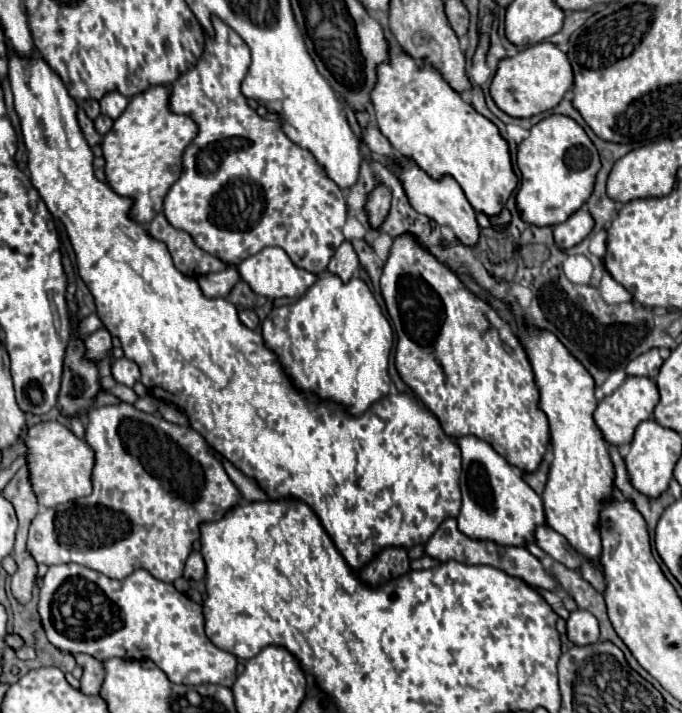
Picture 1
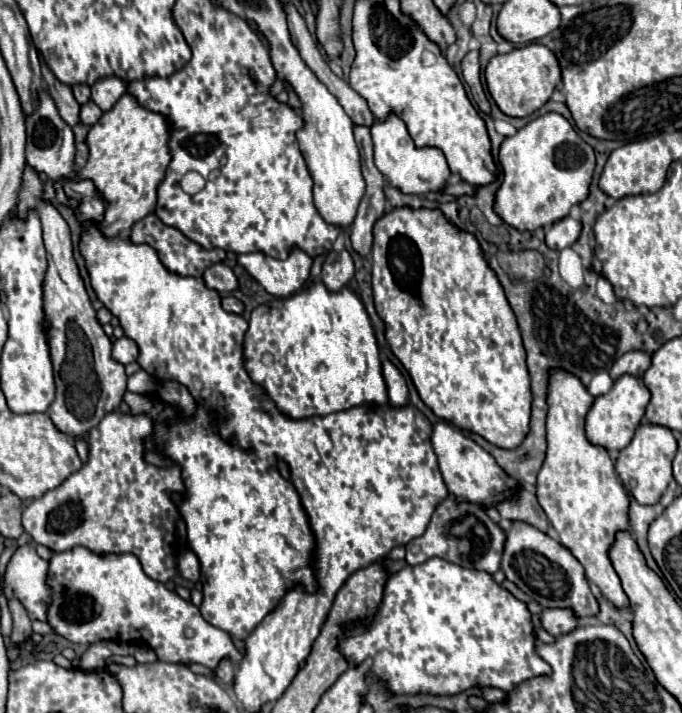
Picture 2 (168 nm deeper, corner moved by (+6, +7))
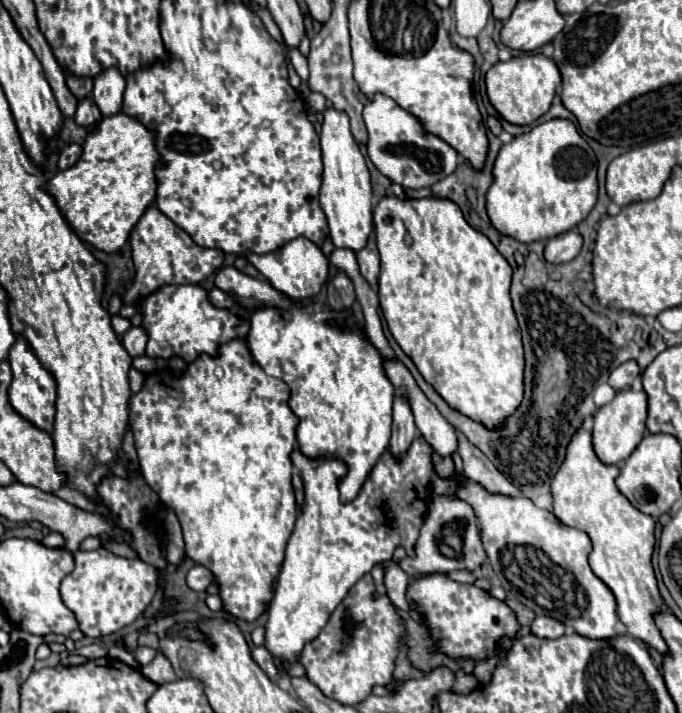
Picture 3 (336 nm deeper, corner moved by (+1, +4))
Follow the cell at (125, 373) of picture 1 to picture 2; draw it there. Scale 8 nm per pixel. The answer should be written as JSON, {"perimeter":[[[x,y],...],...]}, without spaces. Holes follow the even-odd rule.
{"perimeter":[[[122,336],[114,342],[114,350],[112,350],[112,356],[120,362],[120,364],[130,364],[138,358],[138,346],[136,342],[132,342],[132,338],[128,336]]]}

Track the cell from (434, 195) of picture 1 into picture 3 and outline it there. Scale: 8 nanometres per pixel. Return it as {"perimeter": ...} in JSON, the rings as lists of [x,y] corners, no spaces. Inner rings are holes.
{"perimeter":[[[379,93],[373,101],[365,105],[363,119],[369,131],[367,155],[373,165],[393,183],[399,183],[405,189],[423,189],[455,171],[459,163],[457,151],[439,137],[425,133],[417,117],[401,109],[391,97]]]}

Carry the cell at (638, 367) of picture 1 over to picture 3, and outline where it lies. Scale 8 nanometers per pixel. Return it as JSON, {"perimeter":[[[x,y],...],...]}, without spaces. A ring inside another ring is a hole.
{"perimeter":[[[627,361],[627,363],[619,365],[619,367],[611,373],[609,385],[611,385],[613,389],[617,389],[617,391],[619,391],[619,389],[627,389],[627,387],[633,385],[633,381],[635,381],[639,375],[641,375],[641,369],[639,369],[637,361]]]}

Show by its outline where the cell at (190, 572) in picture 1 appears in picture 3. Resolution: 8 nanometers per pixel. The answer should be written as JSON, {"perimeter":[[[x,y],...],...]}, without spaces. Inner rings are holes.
{"perimeter":[[[193,565],[187,573],[187,585],[193,591],[205,591],[207,585],[213,581],[213,575],[209,573],[209,569],[205,569],[203,565]]]}

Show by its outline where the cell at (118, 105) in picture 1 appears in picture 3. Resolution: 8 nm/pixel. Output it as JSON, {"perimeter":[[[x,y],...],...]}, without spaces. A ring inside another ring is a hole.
{"perimeter":[[[105,69],[93,81],[93,101],[103,115],[113,115],[121,111],[125,93],[125,77],[117,69]]]}

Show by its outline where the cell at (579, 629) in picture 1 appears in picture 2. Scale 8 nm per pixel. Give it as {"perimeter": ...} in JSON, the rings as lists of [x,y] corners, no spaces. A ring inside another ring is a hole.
{"perimeter":[[[554,608],[554,610],[542,610],[540,624],[542,624],[542,628],[548,634],[558,638],[558,636],[564,636],[564,634],[572,632],[578,626],[578,620],[572,614],[572,610],[568,610],[568,608],[564,608],[564,610]]]}

